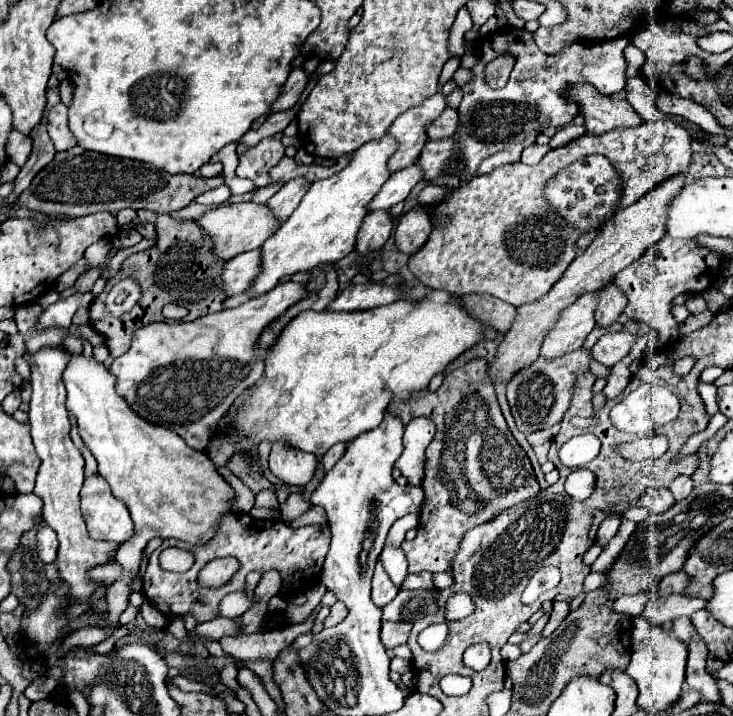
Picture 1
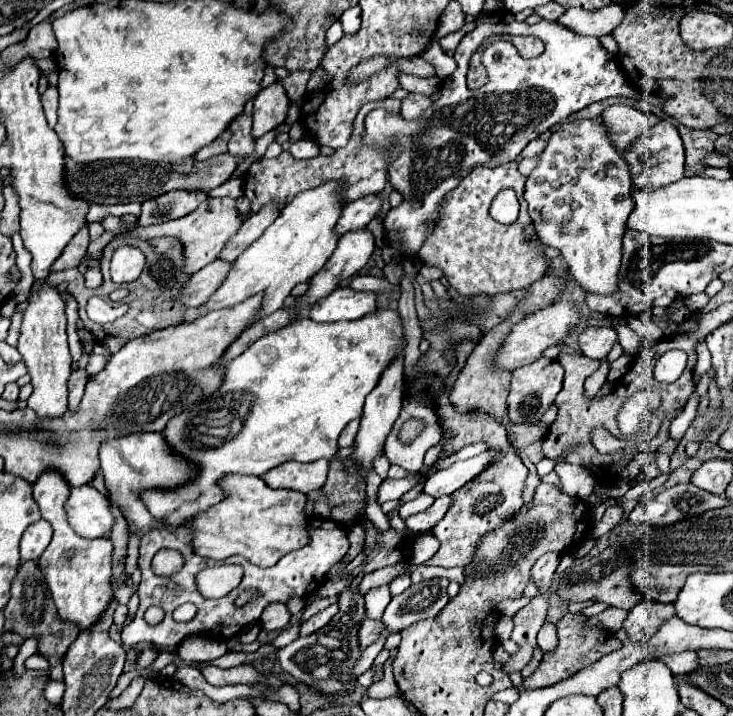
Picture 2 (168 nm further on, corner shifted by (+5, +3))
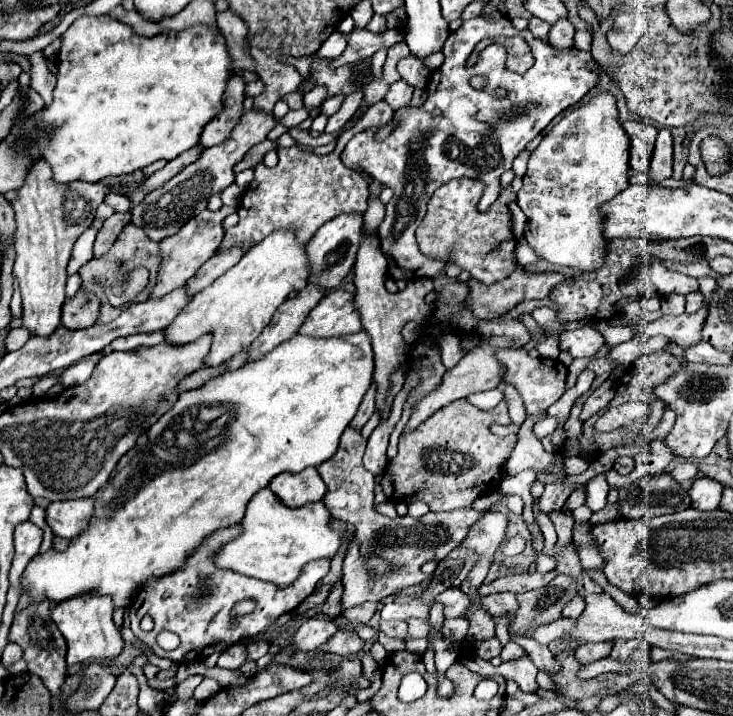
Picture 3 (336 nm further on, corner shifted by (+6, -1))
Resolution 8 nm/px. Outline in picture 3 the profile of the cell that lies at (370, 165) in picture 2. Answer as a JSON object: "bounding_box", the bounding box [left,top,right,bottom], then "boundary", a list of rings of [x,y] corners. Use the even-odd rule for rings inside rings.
{"bounding_box":[219,102,393,248],"boundary":[[[387,102],[373,104],[359,122],[349,128],[339,140],[331,154],[317,156],[307,148],[285,148],[279,150],[279,164],[275,168],[267,168],[263,162],[259,162],[253,172],[255,178],[247,186],[241,206],[239,206],[239,222],[233,228],[225,230],[225,238],[219,246],[229,248],[235,244],[241,244],[245,248],[251,248],[253,244],[261,242],[265,236],[269,236],[273,230],[281,228],[293,228],[299,242],[311,240],[311,236],[331,218],[345,214],[345,212],[365,212],[367,200],[371,196],[369,182],[363,178],[361,172],[349,170],[341,162],[341,152],[355,134],[361,130],[367,130],[375,124],[385,124],[393,116],[393,108]]]}

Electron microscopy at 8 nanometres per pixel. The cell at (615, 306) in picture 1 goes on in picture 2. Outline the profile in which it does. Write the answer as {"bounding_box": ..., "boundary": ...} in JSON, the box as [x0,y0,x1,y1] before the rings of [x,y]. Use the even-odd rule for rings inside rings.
{"bounding_box":[524,118,632,294],"boundary":[[[592,118],[564,120],[558,130],[552,132],[544,152],[540,154],[538,166],[526,178],[524,198],[528,202],[528,212],[540,242],[560,250],[564,262],[568,264],[568,272],[584,290],[590,290],[594,294],[612,294],[618,286],[622,236],[626,232],[626,218],[632,210],[630,190],[632,180],[628,162],[610,142],[606,124]]]}

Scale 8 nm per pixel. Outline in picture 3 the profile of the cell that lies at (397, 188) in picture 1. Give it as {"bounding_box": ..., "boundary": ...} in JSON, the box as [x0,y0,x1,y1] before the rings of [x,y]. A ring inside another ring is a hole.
{"bounding_box":[307,212,365,288],"boundary":[[[349,212],[349,214],[341,214],[333,220],[329,220],[325,226],[321,226],[317,230],[317,234],[307,242],[307,254],[309,254],[309,262],[311,262],[309,282],[321,284],[325,288],[339,286],[339,282],[353,268],[359,244],[363,240],[363,226],[365,226],[363,214]]]}

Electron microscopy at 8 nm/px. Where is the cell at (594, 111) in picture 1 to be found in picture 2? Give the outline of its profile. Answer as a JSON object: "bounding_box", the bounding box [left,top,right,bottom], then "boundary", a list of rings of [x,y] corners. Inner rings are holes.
{"bounding_box":[602,104,658,152],"boundary":[[[614,104],[604,110],[602,122],[606,124],[616,150],[626,152],[636,138],[646,134],[658,122],[658,118],[624,104]]]}

